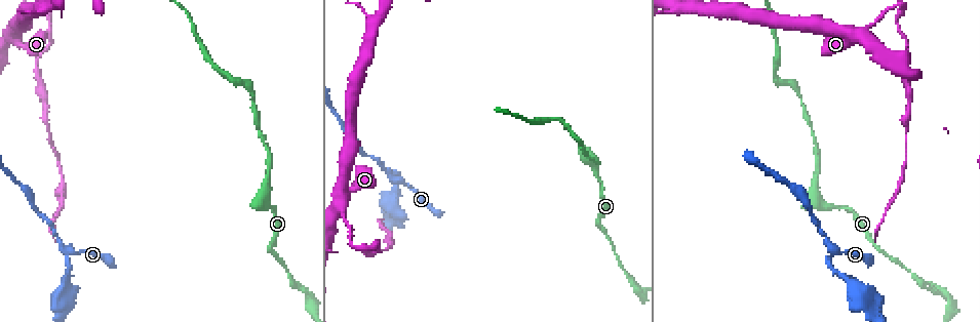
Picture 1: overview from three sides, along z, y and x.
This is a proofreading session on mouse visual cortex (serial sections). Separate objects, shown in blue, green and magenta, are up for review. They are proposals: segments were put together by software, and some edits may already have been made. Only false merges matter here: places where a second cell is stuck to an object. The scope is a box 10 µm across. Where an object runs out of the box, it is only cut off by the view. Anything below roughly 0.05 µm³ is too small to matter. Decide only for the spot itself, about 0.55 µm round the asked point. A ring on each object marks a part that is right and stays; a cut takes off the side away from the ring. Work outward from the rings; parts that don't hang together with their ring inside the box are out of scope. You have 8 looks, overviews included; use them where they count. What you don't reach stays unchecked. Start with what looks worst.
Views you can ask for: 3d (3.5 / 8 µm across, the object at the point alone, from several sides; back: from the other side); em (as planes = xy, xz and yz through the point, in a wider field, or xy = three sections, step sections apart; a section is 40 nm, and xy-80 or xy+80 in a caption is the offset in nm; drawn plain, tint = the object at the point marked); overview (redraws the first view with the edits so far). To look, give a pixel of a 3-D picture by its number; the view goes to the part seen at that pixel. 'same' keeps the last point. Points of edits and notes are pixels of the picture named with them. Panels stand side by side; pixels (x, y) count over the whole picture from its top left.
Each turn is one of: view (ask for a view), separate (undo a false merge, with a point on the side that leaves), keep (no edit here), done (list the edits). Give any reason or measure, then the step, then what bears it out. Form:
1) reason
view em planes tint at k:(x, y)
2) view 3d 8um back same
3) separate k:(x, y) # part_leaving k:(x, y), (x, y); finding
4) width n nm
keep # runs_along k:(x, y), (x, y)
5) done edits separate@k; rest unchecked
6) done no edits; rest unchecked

sharp bend
view em xy step 3 tint at 1:(265, 200)

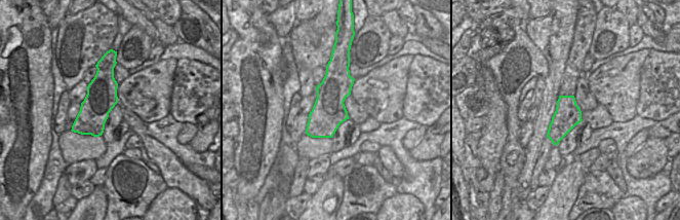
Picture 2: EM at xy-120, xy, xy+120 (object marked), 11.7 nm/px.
wider look
view 3d 3.5um back same

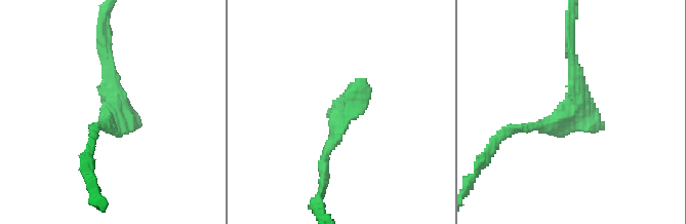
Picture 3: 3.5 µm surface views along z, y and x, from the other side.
keep # runs_along 3:(511, 128), (555, 122), (576, 103), (571, 49); all the same cell

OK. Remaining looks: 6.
branch point
view 3d 3.5um back at 1:(66, 252)

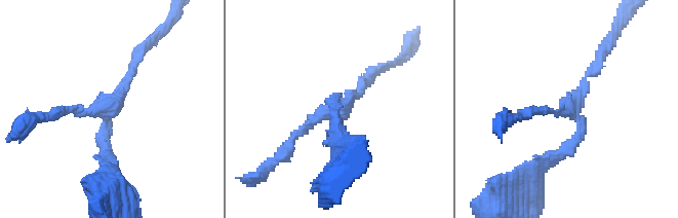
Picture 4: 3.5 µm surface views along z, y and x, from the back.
shape alone is not enough
view em xy step 2 tint at 4:(343, 111)

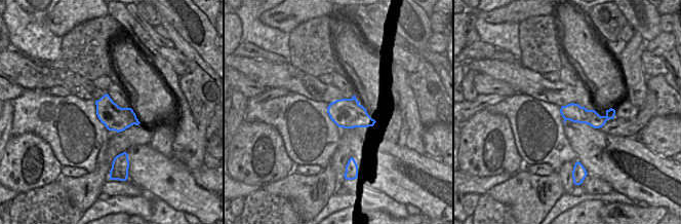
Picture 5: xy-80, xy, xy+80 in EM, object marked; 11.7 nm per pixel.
separate 4:(561, 155) # part_leaving 4:(577, 122), (572, 144), (512, 185); a second cell is stuck on

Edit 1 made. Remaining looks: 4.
sharp bend
view 3d 8um at 1:(868, 25)

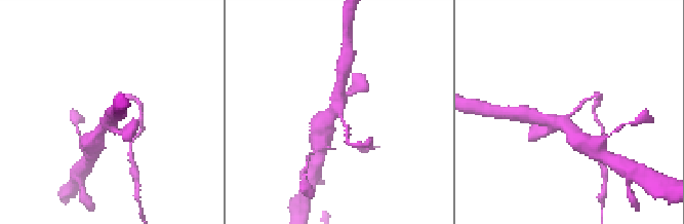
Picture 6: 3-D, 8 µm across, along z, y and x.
arms 3; arm_widths 150, 250, 350 nm
view em xy step 3 tint same

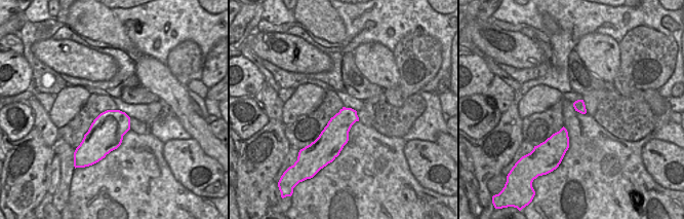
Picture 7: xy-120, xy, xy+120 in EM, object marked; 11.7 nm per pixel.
separate 6:(599, 97) # part_leaving 6:(576, 109), (595, 95), (600, 98); two cells meet here

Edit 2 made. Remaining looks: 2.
done edits separate@4, separate@6; rest unchecked

